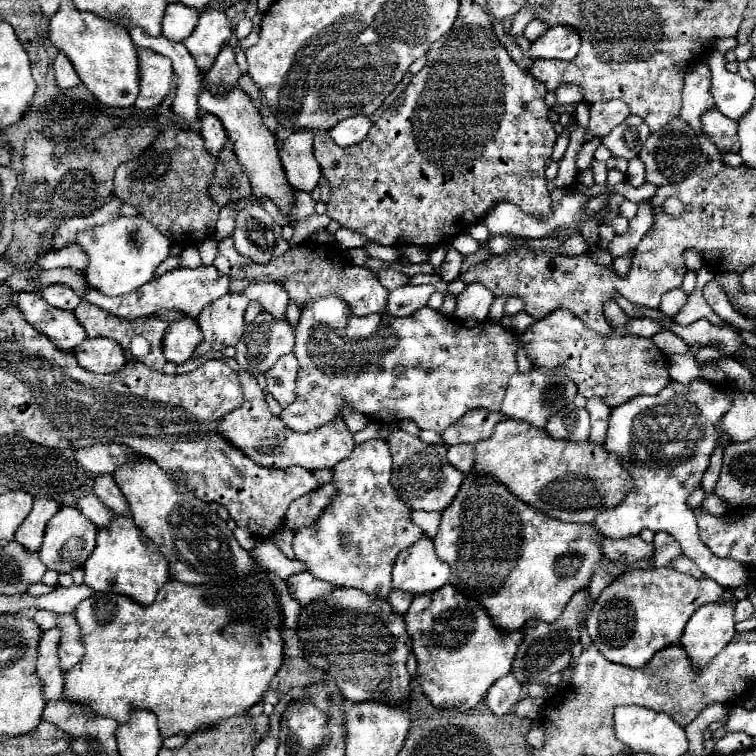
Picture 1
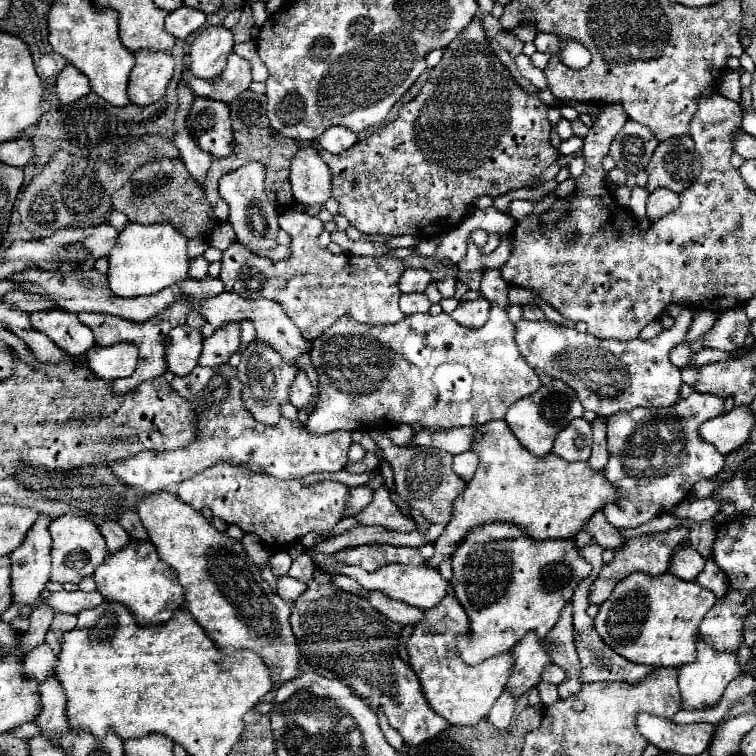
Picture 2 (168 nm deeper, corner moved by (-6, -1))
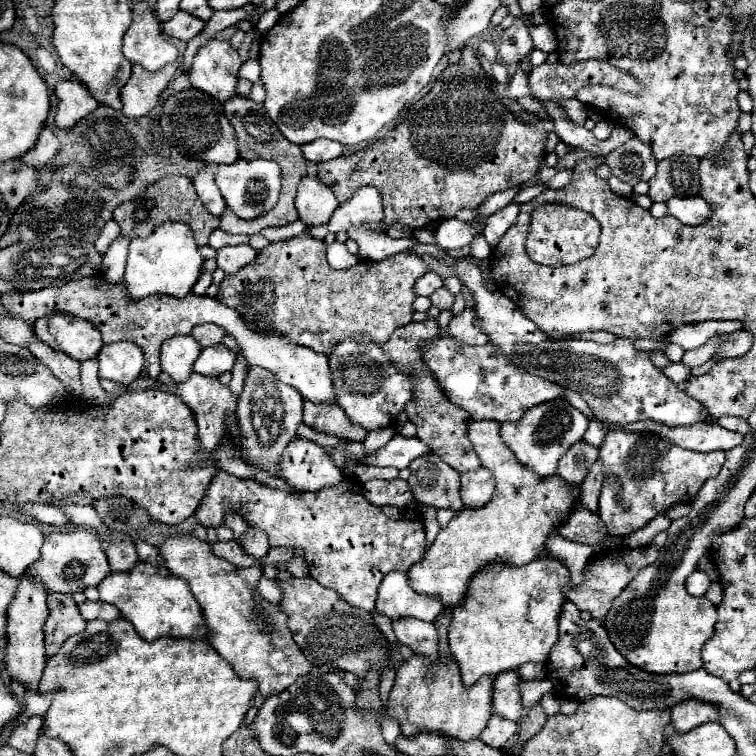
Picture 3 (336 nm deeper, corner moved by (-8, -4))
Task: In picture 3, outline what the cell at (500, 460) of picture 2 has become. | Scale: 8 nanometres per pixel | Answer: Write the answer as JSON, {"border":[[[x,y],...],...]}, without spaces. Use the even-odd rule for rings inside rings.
{"border":[[[468,421],[468,439],[472,441],[480,461],[496,475],[496,499],[488,507],[476,511],[462,509],[452,523],[440,529],[434,543],[424,557],[406,573],[408,583],[416,593],[438,597],[444,609],[454,609],[464,603],[470,579],[488,565],[526,565],[538,557],[546,537],[556,531],[558,523],[570,515],[570,507],[578,501],[580,491],[572,491],[558,475],[540,477],[532,469],[516,463],[500,439],[500,425],[496,421]]]}

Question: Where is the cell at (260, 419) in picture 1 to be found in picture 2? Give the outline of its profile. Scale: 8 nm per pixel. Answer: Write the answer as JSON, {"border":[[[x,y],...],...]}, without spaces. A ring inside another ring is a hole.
{"border":[[[220,364],[216,368],[196,366],[188,376],[176,376],[172,380],[172,388],[180,392],[180,396],[188,400],[200,400],[206,390],[206,382],[212,374],[226,374],[230,380],[230,400],[218,406],[206,406],[200,412],[200,432],[194,444],[174,450],[174,452],[138,452],[136,456],[116,460],[110,464],[112,474],[122,480],[122,484],[138,486],[142,492],[158,492],[158,490],[174,490],[172,484],[188,480],[200,472],[200,468],[208,468],[212,462],[232,462],[244,466],[252,472],[264,472],[276,478],[294,478],[306,476],[314,472],[338,472],[348,462],[348,450],[352,446],[350,430],[336,430],[322,436],[310,436],[298,420],[280,418],[276,426],[266,426],[244,408],[242,400],[242,384],[238,380],[238,372],[230,364]]]}

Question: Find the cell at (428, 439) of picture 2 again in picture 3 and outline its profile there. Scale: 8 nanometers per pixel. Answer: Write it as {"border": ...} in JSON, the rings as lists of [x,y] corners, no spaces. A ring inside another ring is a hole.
{"border":[[[394,435],[384,447],[380,447],[374,453],[366,453],[366,457],[360,461],[364,465],[374,465],[374,467],[396,467],[396,469],[406,469],[410,461],[414,461],[420,455],[430,453],[428,445],[416,437],[402,437]]]}

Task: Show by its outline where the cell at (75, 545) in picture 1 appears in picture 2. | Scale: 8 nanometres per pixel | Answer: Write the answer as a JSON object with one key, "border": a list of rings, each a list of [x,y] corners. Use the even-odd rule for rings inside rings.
{"border":[[[60,516],[50,522],[52,534],[52,578],[58,582],[80,582],[84,576],[92,576],[96,566],[108,556],[106,542],[100,530],[86,518]]]}

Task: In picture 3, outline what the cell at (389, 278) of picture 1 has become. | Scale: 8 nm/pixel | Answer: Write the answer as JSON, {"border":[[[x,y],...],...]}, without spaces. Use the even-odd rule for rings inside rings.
{"border":[[[426,273],[426,275],[422,275],[418,281],[416,281],[416,285],[414,285],[414,291],[416,291],[416,295],[424,295],[424,297],[430,297],[436,289],[440,289],[442,287],[442,279],[440,279],[440,275],[436,275],[436,273]]]}

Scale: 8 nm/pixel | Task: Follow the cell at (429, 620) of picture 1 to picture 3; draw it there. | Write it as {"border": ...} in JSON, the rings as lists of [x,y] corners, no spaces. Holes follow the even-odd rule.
{"border":[[[412,655],[410,661],[404,661],[396,669],[396,681],[386,703],[388,715],[400,723],[404,737],[436,731],[464,743],[478,739],[492,715],[492,677],[480,679],[480,683],[474,683],[474,687],[462,687],[460,671],[454,659],[438,657],[436,667],[426,661],[428,659],[420,659],[420,655]]]}

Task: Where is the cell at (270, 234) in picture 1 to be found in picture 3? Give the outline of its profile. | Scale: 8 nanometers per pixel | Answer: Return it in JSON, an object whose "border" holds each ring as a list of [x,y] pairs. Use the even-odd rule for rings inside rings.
{"border":[[[238,159],[232,165],[216,167],[216,185],[220,187],[228,209],[232,209],[240,219],[256,219],[270,211],[280,195],[280,167],[268,159]]]}

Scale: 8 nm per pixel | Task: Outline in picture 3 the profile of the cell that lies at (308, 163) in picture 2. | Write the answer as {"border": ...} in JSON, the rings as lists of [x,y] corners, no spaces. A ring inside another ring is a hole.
{"border":[[[304,177],[300,181],[296,193],[296,209],[302,223],[306,223],[308,227],[324,225],[330,221],[336,207],[336,197],[332,195],[332,191],[328,191],[328,187],[324,187],[324,183],[320,183],[320,179]]]}

